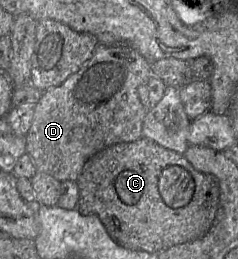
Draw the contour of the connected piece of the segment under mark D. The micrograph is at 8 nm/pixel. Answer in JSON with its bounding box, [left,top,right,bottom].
[26,43,151,183]

